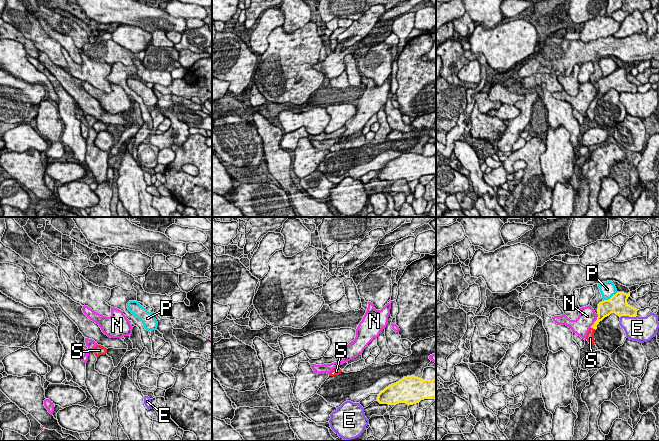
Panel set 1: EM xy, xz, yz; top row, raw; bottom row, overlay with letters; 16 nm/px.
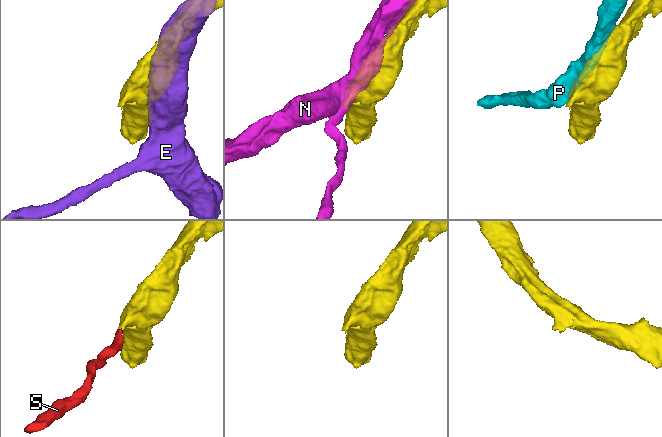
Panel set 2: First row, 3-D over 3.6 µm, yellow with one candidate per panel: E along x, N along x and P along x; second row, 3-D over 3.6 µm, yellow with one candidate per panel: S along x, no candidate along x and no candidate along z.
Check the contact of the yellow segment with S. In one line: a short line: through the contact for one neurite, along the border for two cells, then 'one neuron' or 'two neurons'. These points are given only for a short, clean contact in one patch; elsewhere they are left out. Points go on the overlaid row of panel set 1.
yz (601, 315), (593, 328), (590, 335) | one neuron

